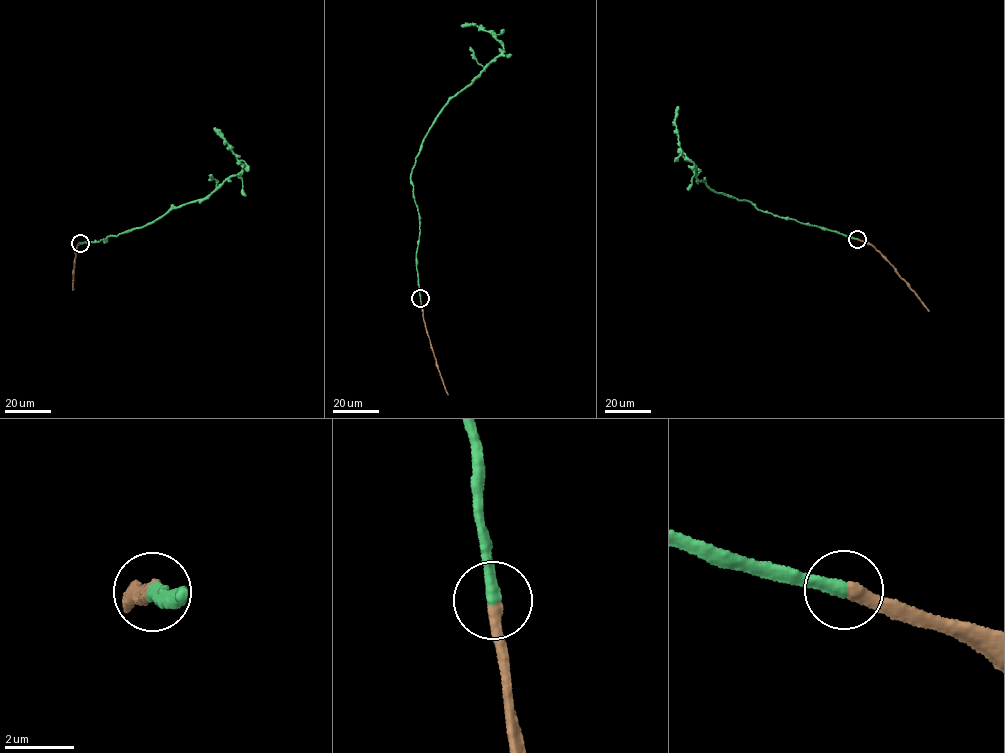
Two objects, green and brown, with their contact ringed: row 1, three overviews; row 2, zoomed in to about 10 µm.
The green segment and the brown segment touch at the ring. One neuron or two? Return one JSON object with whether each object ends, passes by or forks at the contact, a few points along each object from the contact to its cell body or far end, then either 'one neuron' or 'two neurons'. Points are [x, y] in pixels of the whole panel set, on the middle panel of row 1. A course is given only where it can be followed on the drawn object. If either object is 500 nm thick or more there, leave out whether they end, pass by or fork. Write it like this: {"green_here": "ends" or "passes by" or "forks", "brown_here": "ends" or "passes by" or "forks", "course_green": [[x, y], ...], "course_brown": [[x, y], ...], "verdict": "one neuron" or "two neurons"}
{"green_here": "ends", "brown_here": "ends", "course_green": [[420, 298], [419, 213], [410, 175], [422, 141], [450, 98], [503, 50], [491, 32], [472, 23], [462, 26]], "course_brown": [[420, 299], [426, 333], [448, 395]], "verdict": "one neuron"}

